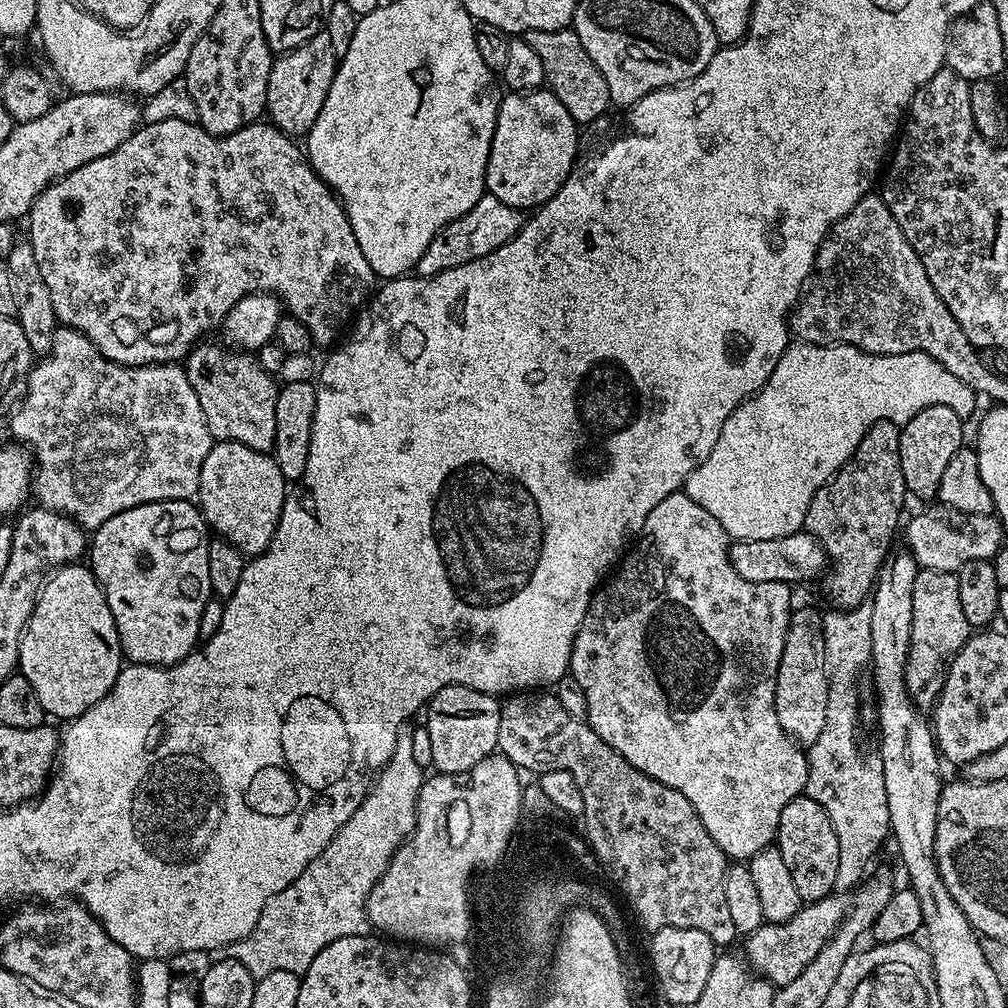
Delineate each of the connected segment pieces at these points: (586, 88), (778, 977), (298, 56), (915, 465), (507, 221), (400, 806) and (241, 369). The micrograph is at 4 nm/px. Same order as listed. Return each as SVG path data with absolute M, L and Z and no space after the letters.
M571 27L559 28L553 32L530 30L523 33L522 38L542 62L547 91L553 92L558 102L562 102L562 106L570 110L577 125L584 126L591 120L598 119L610 108L610 90L606 86L606 78L602 78L602 70L594 66L594 58L586 54L586 46L582 46L575 30Z
M820 901L804 904L798 914L794 914L794 918L765 922L761 924L760 929L751 933L747 940L747 959L762 973L764 979L774 986L793 982L794 978L806 970L810 962L814 962L818 952L829 944L824 940L824 904Z
M326 30L281 55L273 63L268 79L266 112L269 117L272 115L271 123L292 138L307 134L314 122L318 122L318 114L322 114L322 102L326 102L326 94L330 94L337 63L338 57L334 46L330 46L330 34Z
M926 406L910 422L903 424L900 430L900 461L904 486L909 493L912 492L920 500L932 500L936 495L938 486L942 482L942 473L946 466L950 466L950 458L965 443L965 421L950 406Z
M484 195L470 211L462 214L454 222L447 224L443 230L436 233L436 236L426 246L426 254L418 258L414 272L417 277L427 278L436 276L446 268L462 266L466 262L474 262L510 242L520 230L522 223L521 209L506 206L506 202L498 202L498 198Z
M400 728L390 762L354 818L293 884L266 902L250 935L225 948L207 949L207 959L237 960L257 978L274 974L274 970L303 974L330 942L369 935L368 895L382 878L393 853L416 828L416 803L425 779L418 762L414 762L412 728Z
M197 343L189 351L183 369L194 394L198 394L198 406L202 406L202 414L206 418L206 426L210 430L210 434L217 441L233 440L242 442L259 452L271 453L276 429L274 410L278 391L278 384L273 373L262 370L262 366L256 361L256 357L251 351L228 350L232 352L223 352L216 344L204 343Z

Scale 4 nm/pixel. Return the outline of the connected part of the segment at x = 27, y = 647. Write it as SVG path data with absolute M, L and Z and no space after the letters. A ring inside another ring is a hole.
M80 562L62 564L47 573L34 596L32 610L24 621L24 630L20 633L19 675L30 682L45 713L49 717L57 716L63 722L75 720L83 712L90 710L90 706L98 703L112 689L122 667L120 639L114 626L114 614L110 614L110 606L91 567L84 565L83 568L82 565Z

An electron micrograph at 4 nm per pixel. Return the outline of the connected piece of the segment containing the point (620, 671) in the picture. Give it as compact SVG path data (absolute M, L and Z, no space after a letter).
M682 490L664 498L650 512L635 544L619 561L615 571L592 594L588 612L580 623L572 647L571 679L576 679L573 680L575 687L586 698L587 723L592 725L602 742L609 744L637 771L682 794L682 798L686 798L686 802L690 802L696 811L702 826L706 828L706 834L710 834L725 857L736 862L747 862L758 849L767 848L775 841L778 818L782 818L786 802L801 795L808 781L808 753L782 728L782 722L778 722L778 710L774 706L776 675L782 662L788 619L792 617L794 607L793 589L782 582L750 582L742 578L742 574L738 574L732 565L730 538L726 530L722 530L718 518L713 518L707 510L702 510L702 506L698 506L698 502L691 500Z

